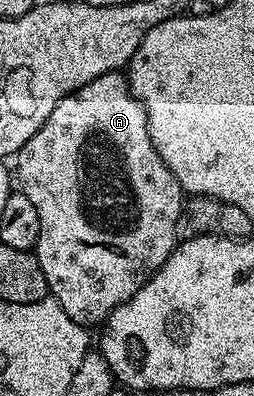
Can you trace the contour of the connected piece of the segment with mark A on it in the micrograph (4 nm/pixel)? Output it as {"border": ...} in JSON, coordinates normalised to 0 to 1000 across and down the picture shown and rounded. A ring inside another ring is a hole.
{"border":[[[480,179],[417,182],[398,187],[398,197],[366,197],[366,207],[350,207],[256,247],[240,247],[240,258],[224,258],[209,288],[193,288],[193,298],[177,303],[177,318],[161,318],[161,328],[146,328],[146,338],[130,338],[130,348],[114,348],[114,359],[98,359],[98,369],[67,386],[71,404],[71,472],[126,505],[130,520],[146,520],[146,543],[161,551],[161,591],[130,634],[161,662],[161,682],[177,682],[189,740],[228,763],[240,783],[256,783],[256,793],[272,793],[272,803],[287,803],[287,813],[331,823],[402,821],[425,793],[465,768],[488,768],[496,758],[524,753],[524,742],[539,742],[539,732],[555,732],[555,722],[587,705],[594,689],[618,684],[654,662],[697,614],[689,601],[697,551],[728,543],[720,472],[705,467],[697,449],[681,449],[665,419],[650,419],[650,409],[634,409],[634,389],[618,389],[618,379],[587,348],[571,278],[547,250],[520,237],[516,220],[500,215],[496,189]]]}

